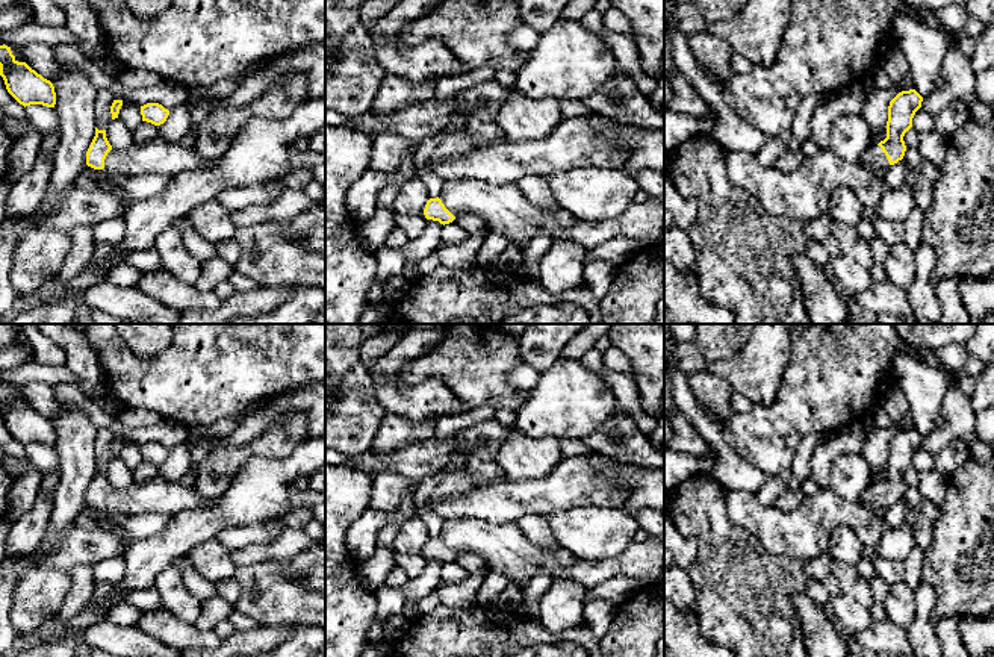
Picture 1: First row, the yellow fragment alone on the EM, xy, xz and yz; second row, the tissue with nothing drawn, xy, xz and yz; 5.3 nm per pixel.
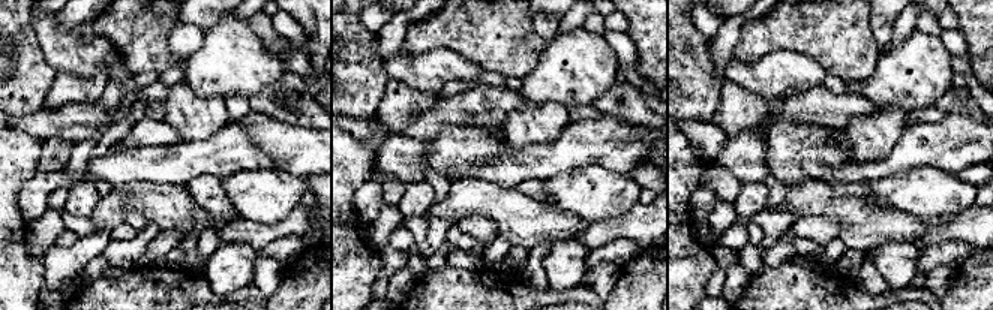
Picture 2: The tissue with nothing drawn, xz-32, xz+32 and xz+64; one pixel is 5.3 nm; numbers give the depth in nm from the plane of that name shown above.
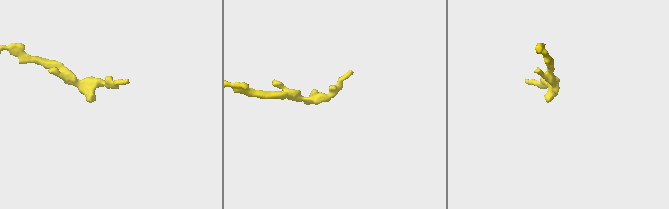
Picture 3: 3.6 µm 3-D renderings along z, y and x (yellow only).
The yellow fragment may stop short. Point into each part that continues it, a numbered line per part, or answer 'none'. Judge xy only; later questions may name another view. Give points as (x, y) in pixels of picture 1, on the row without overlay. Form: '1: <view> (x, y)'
1: xy (162, 495)

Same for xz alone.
1: xz (506, 550)

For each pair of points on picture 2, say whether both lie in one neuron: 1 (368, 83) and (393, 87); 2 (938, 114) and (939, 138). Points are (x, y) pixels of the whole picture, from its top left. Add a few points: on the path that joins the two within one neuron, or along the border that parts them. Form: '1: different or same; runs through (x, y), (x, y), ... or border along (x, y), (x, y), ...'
1: different; border along (389, 78), (374, 117)
2: different; border along (950, 114), (936, 122), (920, 122)

